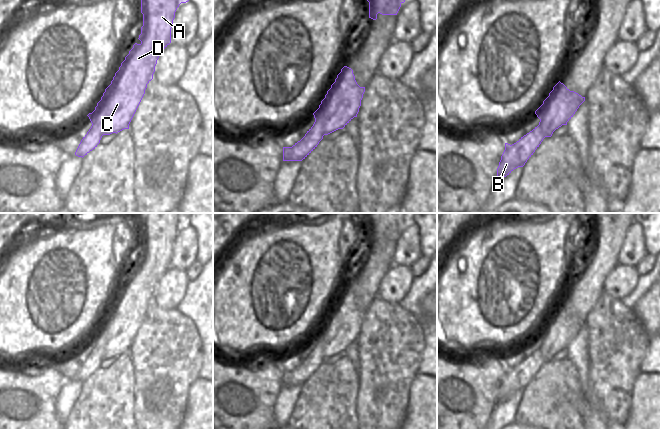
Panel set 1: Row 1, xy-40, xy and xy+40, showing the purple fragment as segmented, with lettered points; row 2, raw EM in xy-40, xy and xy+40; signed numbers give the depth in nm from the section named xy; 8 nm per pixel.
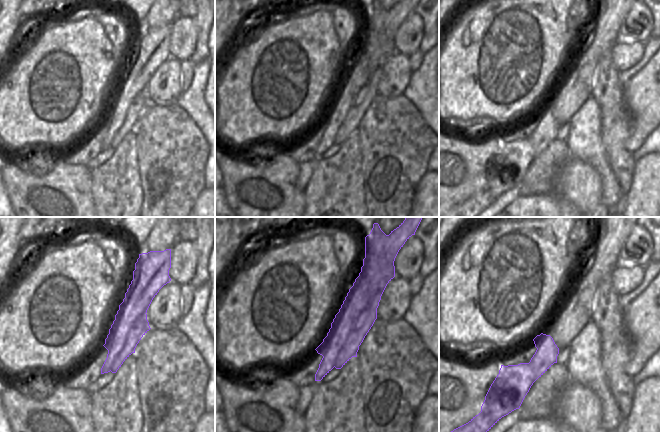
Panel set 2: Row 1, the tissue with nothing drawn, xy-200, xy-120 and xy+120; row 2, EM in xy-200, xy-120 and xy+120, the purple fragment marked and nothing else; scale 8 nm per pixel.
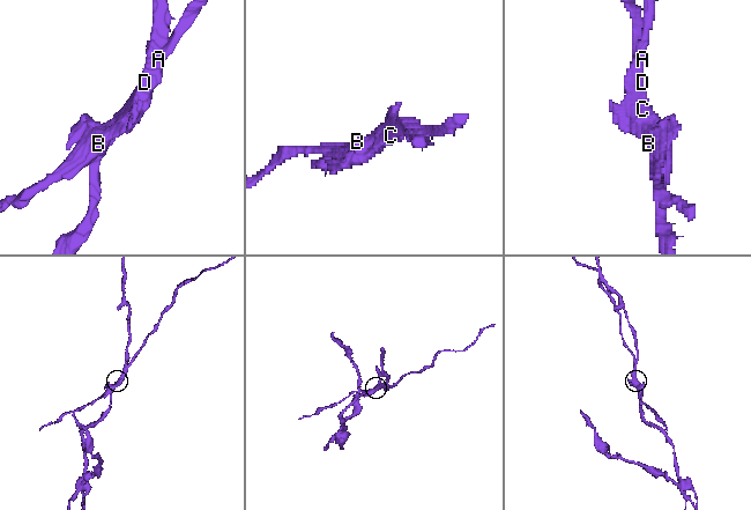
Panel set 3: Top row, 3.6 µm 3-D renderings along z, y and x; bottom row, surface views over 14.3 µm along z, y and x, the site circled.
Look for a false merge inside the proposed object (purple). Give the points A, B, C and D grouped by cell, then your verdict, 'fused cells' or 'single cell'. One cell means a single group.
groups A C D / B; fused cells

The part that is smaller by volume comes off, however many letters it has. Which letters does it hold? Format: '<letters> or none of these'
B

